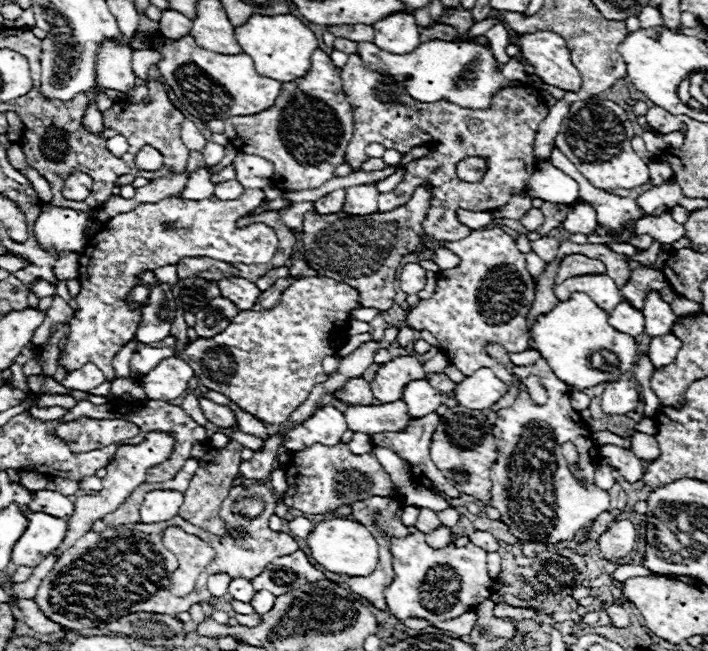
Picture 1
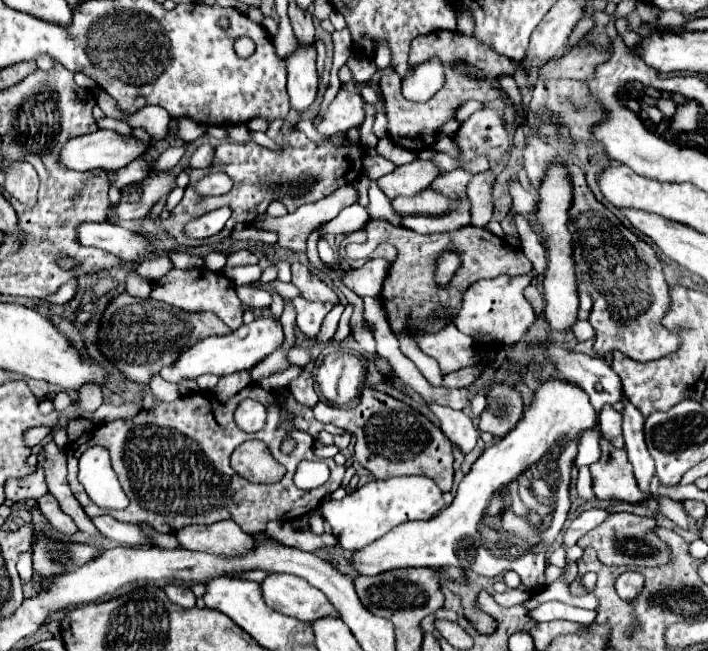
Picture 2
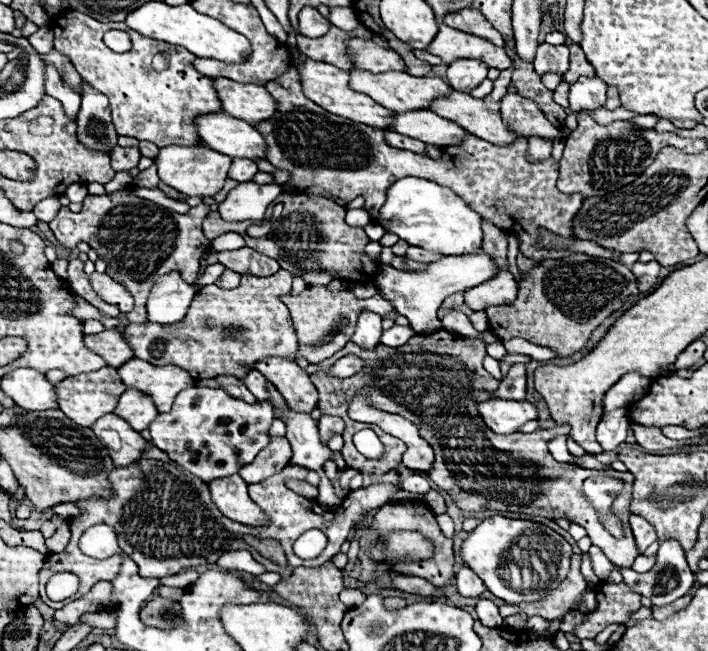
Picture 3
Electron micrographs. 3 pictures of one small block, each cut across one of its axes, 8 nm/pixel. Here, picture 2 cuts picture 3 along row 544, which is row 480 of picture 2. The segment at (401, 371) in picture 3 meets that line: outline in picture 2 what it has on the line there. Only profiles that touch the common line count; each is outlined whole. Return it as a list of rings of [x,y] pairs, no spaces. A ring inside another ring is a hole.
[[[600,442],[602,456],[590,466],[594,478],[594,494],[602,500],[626,500],[640,504],[652,498],[652,492],[642,492],[632,474],[632,464],[628,464],[626,452],[614,448],[610,442]]]

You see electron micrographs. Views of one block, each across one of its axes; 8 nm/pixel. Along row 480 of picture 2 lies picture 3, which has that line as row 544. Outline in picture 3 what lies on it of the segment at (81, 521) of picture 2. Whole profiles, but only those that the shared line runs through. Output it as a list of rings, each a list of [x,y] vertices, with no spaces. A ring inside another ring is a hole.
[[[64,522],[58,530],[56,530],[56,534],[52,536],[52,538],[48,538],[46,540],[46,546],[48,546],[49,553],[60,553],[64,550],[68,544],[68,540],[70,540],[70,524],[68,522]]]

